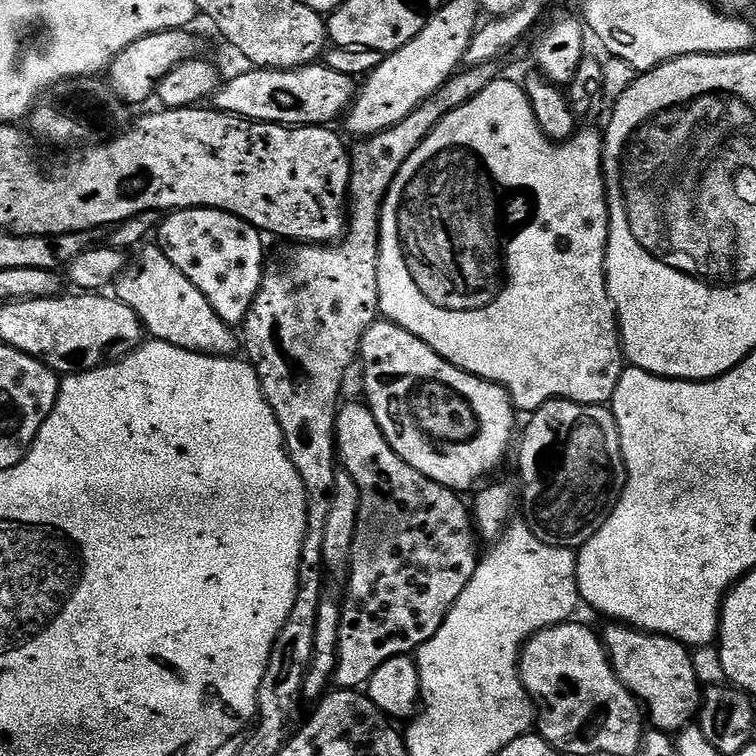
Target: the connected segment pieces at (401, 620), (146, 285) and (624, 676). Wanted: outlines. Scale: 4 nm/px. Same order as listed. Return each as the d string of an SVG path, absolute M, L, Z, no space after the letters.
M344 402L339 405L336 414L336 451L343 471L348 472L350 478L354 478L354 486L358 486L360 509L358 510L358 526L356 527L354 546L352 547L352 562L348 566L348 575L346 577L348 593L346 591L343 593L342 607L340 609L338 662L336 663L334 684L340 690L360 690L367 685L368 679L374 674L374 670L378 670L378 666L382 666L382 662L386 662L395 656L407 656L415 653L416 649L421 648L426 641L434 638L434 634L438 634L446 614L450 614L454 602L458 602L458 594L462 594L462 590L466 590L466 582L470 582L470 578L474 578L478 563L478 552L476 556L478 537L469 505L460 501L463 500L461 493L426 478L426 474L418 474L418 470L414 470L414 466L406 463L392 449L390 442L386 442L386 438L382 434L382 430L378 426L374 414L369 410L367 403Z
M145 243L136 254L137 256L133 260L131 257L127 261L124 271L116 277L114 295L117 300L130 306L130 310L134 310L134 314L138 314L141 324L144 325L145 333L153 340L161 340L170 346L178 346L182 350L201 352L207 356L235 357L238 352L237 333L236 336L232 333L235 332L233 325L218 318L218 314L214 310L214 306L210 306L206 294L202 294L202 290L198 290L198 286L194 286L194 282L190 282L190 278L186 278L186 274L182 274L182 270L178 270L178 266L174 266L174 262L170 262L170 258L166 258L164 251L155 243Z
M619 622L607 626L609 628L602 632L602 639L608 649L612 669L640 701L651 727L676 734L693 723L702 704L702 683L696 677L693 653L669 636L653 636L651 632L642 632Z

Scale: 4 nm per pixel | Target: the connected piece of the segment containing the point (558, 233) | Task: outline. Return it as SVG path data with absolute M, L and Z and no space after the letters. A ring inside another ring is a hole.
M497 78L494 82L490 82L490 86L486 86L486 90L482 90L482 94L478 94L478 98L470 98L470 102L458 106L453 112L446 114L436 123L436 128L421 142L418 150L414 150L414 154L410 154L410 158L406 158L402 170L398 170L398 174L386 194L384 206L380 209L380 257L378 258L380 316L387 323L396 324L402 330L414 334L423 344L430 346L441 358L450 361L454 366L458 366L475 376L480 376L483 380L488 380L492 384L500 384L503 386L508 391L509 396L511 396L513 405L521 413L531 414L536 409L541 408L548 400L573 400L579 404L599 404L604 406L611 401L614 390L618 386L618 378L622 378L626 367L624 349L620 346L620 326L616 319L616 305L613 304L608 293L608 279L604 277L604 263L606 262L607 253L608 191L604 185L603 135L599 131L595 132L594 129L588 128L585 132L584 129L577 130L572 137L563 142L549 139L548 136L542 134L542 130L538 126L538 118L534 118L534 110L530 110L530 102L526 98L523 87L517 81L515 84L512 80Z

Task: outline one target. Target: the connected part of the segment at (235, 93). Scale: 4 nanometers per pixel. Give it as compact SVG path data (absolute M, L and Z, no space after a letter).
M323 62L301 68L252 68L247 71L221 83L210 101L215 111L254 120L257 124L332 126L351 108L358 91L353 77L338 74L338 70L330 70Z

